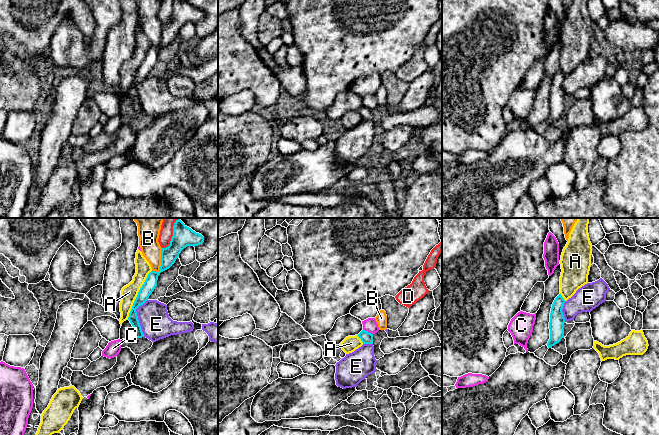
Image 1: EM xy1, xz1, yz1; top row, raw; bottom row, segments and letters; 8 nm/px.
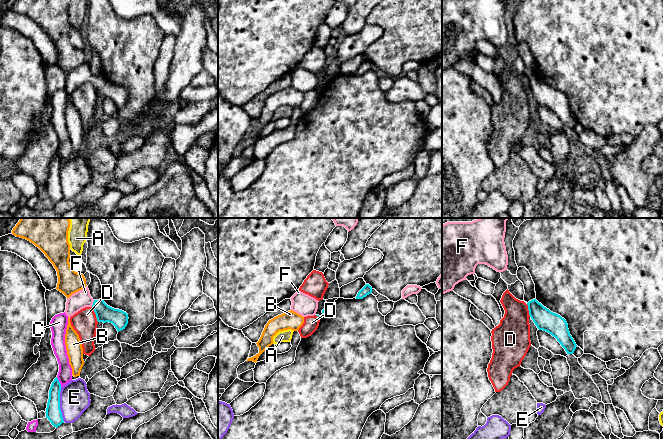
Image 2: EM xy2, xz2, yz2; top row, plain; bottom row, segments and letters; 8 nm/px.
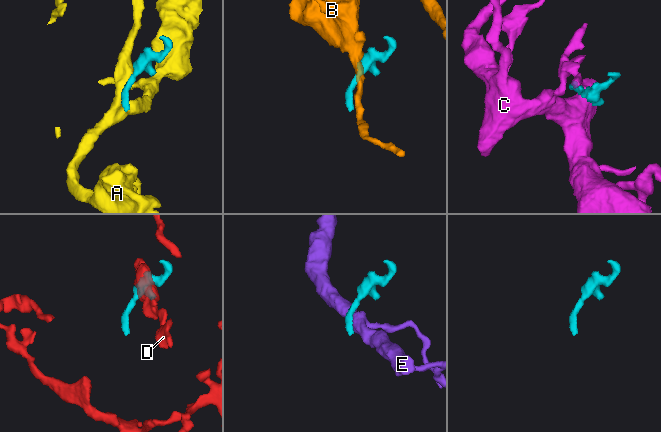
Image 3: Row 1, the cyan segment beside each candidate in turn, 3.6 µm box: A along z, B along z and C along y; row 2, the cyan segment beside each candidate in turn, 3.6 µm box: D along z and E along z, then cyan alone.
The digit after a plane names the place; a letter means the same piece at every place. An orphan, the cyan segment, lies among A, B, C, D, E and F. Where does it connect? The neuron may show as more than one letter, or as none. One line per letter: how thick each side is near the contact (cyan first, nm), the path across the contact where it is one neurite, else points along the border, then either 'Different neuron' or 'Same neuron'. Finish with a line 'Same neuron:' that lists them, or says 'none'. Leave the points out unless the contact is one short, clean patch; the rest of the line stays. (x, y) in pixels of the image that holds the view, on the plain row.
A: Thickness 100 nm (cyan) against 130 nm. Different neuron
B: Thickness 150 nm (cyan) against 160 nm. Boundary: xy1 (162, 24), (160, 45), (152, 47). Different neuron
C: Thickness 100 nm (cyan) against 120 nm. Boundary: xz1 (363, 105), (372, 110). Different neuron
D: Thickness 170 nm (cyan) against 110 nm. Boundary: xy1 (174, 0), (170, 19), (162, 24). Different neuron
E: Thickness 100 nm (cyan) against 240 nm. Boundary: xy1 (147, 75), (136, 85), (137, 95), (143, 112). Different neuron
F: Thickness 140 nm (cyan) against 140 nm. Path across: xy2 (104, 89), (93, 79), (81, 75). Same neuron
Same neuron: F

